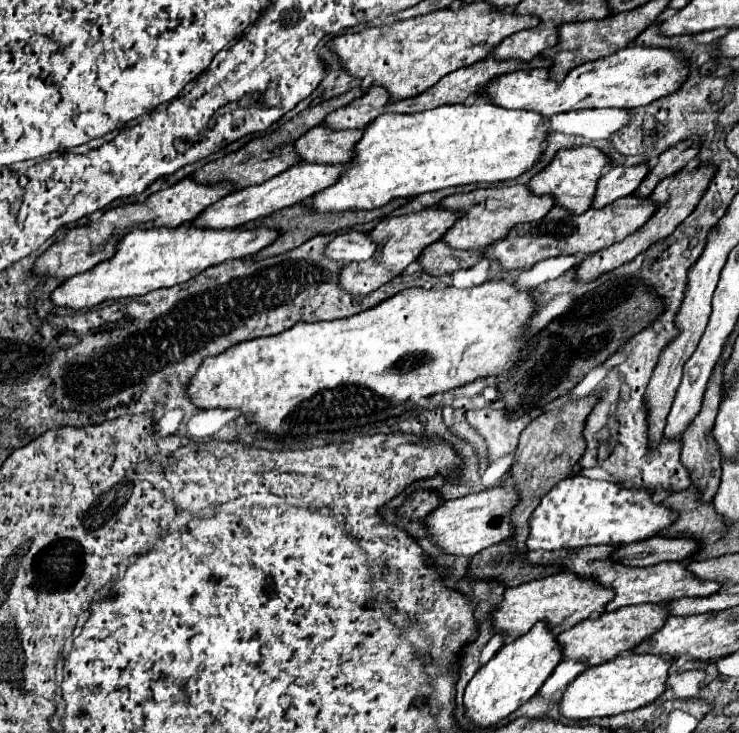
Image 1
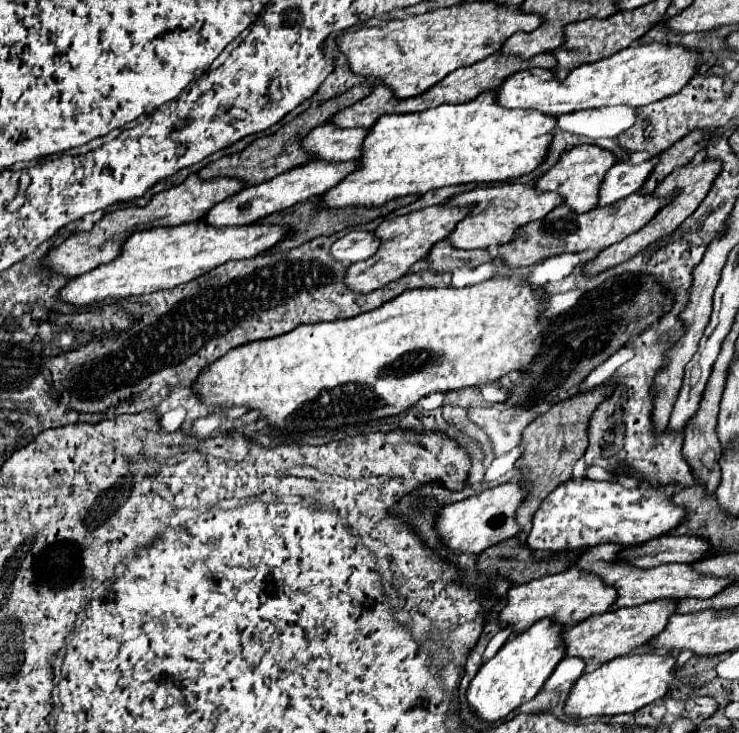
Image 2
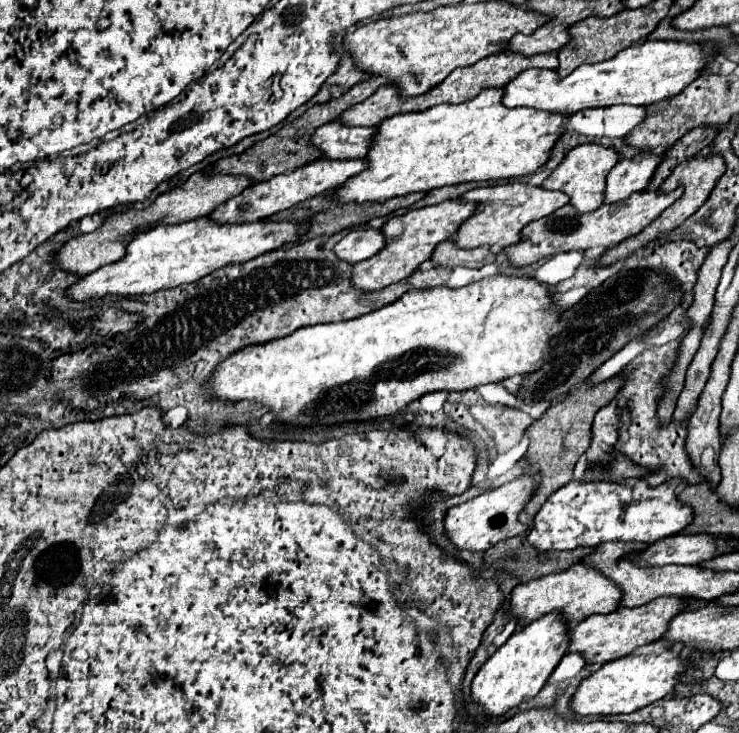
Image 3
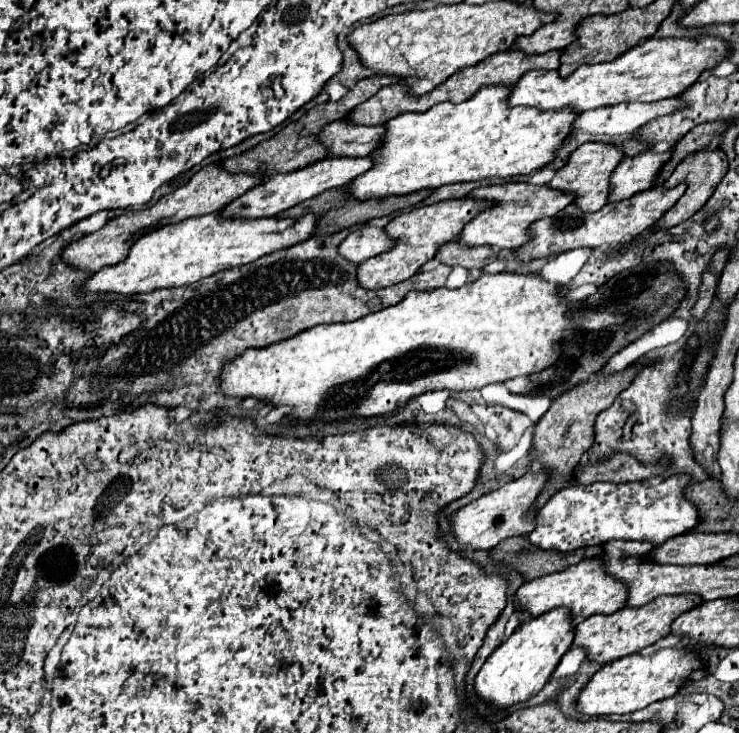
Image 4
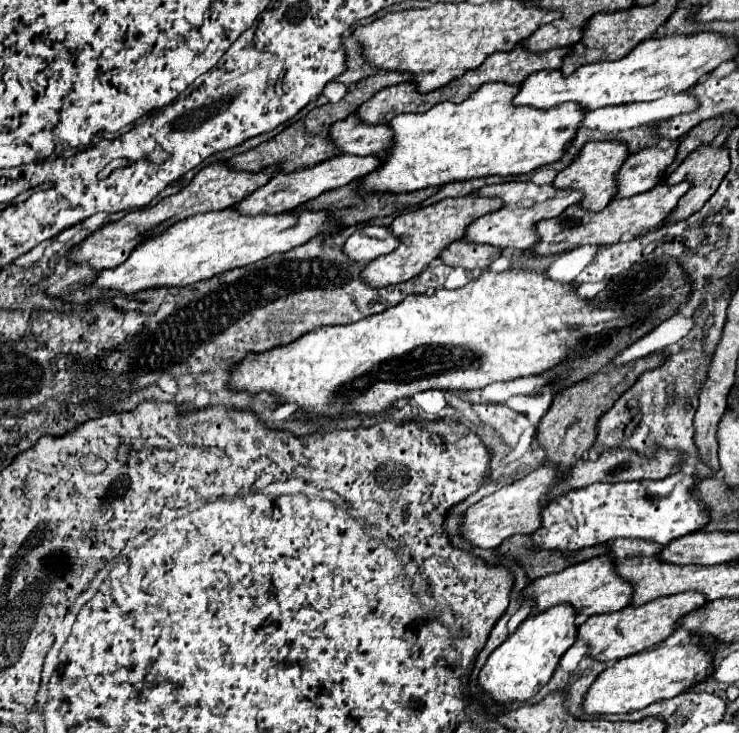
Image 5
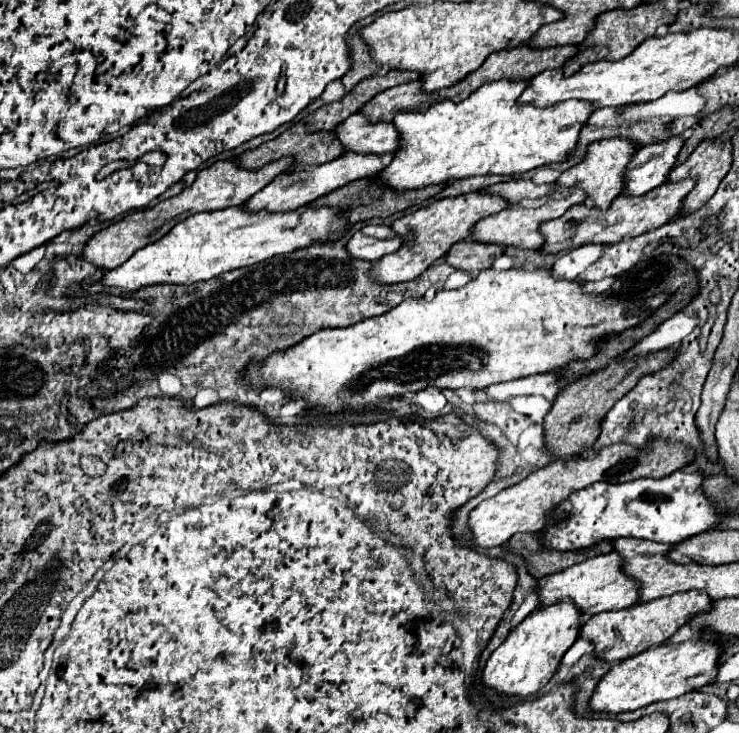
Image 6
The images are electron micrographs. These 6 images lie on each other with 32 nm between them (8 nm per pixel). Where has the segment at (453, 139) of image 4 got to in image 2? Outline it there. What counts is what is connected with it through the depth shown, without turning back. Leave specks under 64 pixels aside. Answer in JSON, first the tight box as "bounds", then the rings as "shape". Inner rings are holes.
{"bounds":[320,92,556,208],"shape":[[[482,92],[474,100],[464,104],[442,104],[432,110],[416,114],[386,114],[376,120],[368,130],[360,150],[360,168],[350,172],[334,188],[326,190],[320,200],[320,208],[348,208],[348,206],[384,206],[392,198],[408,194],[426,194],[444,186],[458,186],[468,182],[502,182],[532,172],[546,156],[548,144],[554,134],[556,120],[532,110],[508,110],[500,108],[492,100],[492,92]]]}

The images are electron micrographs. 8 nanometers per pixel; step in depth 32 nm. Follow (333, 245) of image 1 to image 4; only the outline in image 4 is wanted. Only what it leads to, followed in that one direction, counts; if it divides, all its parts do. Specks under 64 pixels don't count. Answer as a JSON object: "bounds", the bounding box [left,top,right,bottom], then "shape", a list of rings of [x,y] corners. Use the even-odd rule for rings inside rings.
{"bounds":[338,226,392,264],"shape":[[[364,226],[362,230],[350,232],[342,244],[338,246],[338,254],[354,264],[360,264],[380,252],[386,252],[392,246],[392,240],[386,236],[382,228]]]}

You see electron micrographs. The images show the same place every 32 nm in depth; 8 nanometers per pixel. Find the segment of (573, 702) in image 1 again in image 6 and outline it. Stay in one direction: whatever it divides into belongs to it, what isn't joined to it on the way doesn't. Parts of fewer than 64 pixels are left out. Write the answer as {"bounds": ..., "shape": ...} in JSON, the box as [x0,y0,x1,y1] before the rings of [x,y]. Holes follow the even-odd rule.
{"bounds":[588,642,720,714],"shape":[[[682,642],[674,646],[656,646],[650,650],[644,650],[636,656],[630,656],[622,662],[616,662],[596,684],[588,710],[590,712],[608,712],[608,714],[620,714],[644,708],[652,702],[678,698],[686,692],[698,690],[704,684],[714,682],[716,678],[716,662],[720,656],[720,646],[716,642]]]}

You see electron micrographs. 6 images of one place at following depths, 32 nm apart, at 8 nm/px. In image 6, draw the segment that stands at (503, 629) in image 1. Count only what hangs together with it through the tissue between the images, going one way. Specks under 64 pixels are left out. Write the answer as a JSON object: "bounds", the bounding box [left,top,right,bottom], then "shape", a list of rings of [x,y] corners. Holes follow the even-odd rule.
{"bounds":[536,552,638,616],"shape":[[[616,552],[574,564],[566,568],[564,572],[544,576],[536,584],[536,592],[540,598],[538,608],[546,608],[546,606],[552,606],[556,602],[570,598],[576,604],[576,608],[582,608],[582,612],[590,616],[600,614],[600,612],[610,612],[610,610],[622,610],[622,608],[636,604],[638,600],[638,584],[632,578],[622,574],[620,556]]]}

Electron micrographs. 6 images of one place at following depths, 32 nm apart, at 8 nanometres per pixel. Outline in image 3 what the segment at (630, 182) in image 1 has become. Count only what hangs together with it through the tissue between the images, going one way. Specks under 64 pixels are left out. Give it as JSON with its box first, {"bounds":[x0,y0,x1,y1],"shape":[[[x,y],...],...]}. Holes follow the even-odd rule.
{"bounds":[604,154,662,204],"shape":[[[650,154],[648,158],[644,158],[640,162],[620,160],[606,176],[604,204],[624,200],[634,192],[642,192],[648,186],[660,160],[662,160],[662,156],[658,156],[658,154]]]}

